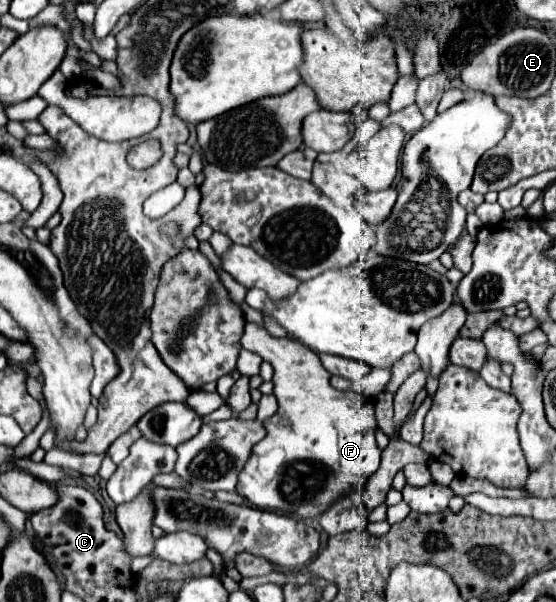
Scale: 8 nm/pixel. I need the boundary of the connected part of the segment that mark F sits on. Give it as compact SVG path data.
M246 323L242 347L258 353L274 367L272 383L274 395L278 399L278 411L264 423L266 437L254 445L250 459L238 475L236 491L256 509L282 511L298 519L318 519L318 515L322 515L330 503L336 503L342 495L350 495L354 487L364 487L366 479L370 479L370 475L374 475L380 467L382 449L374 439L374 405L368 399L362 399L358 407L346 405L344 391L338 391L330 385L330 373L322 367L318 355L294 339L276 339L270 337L264 327Z

